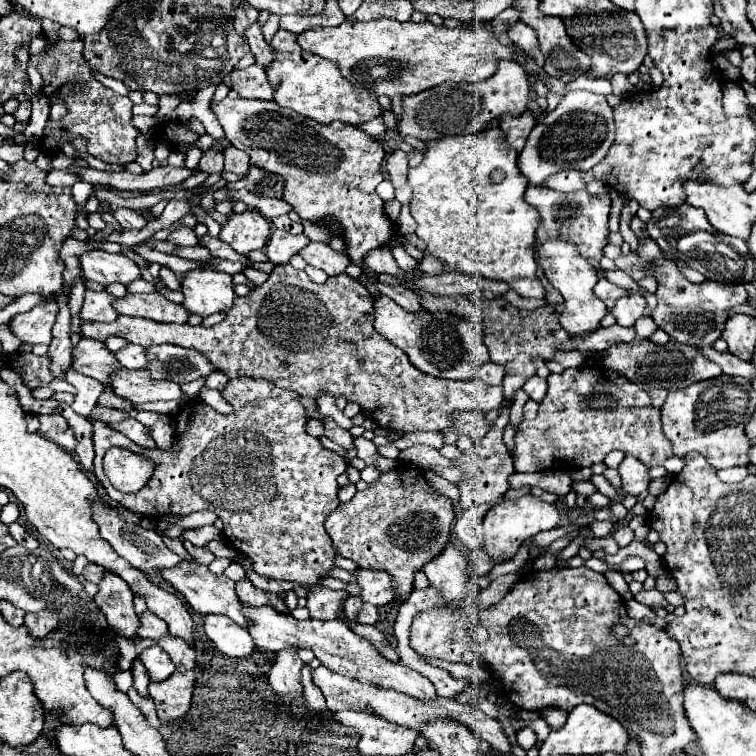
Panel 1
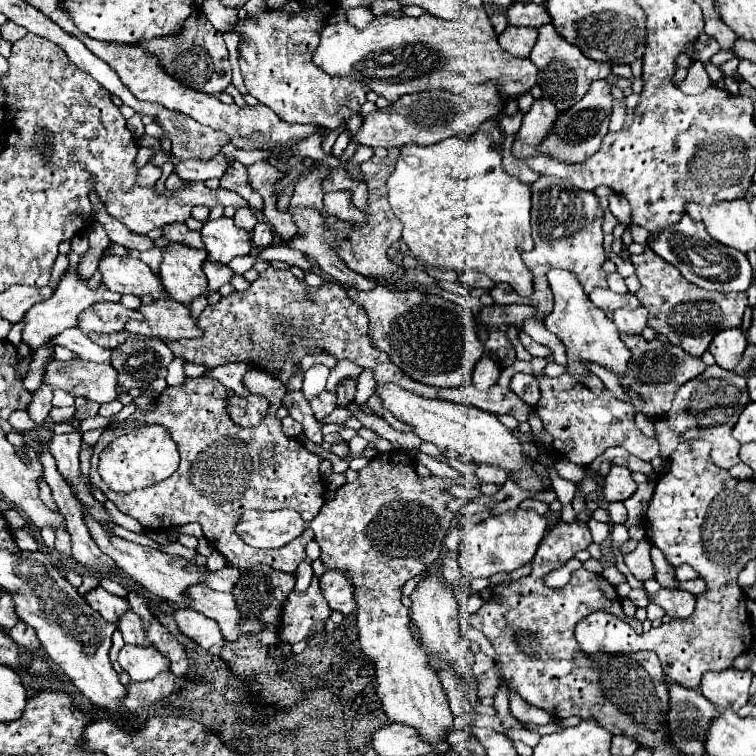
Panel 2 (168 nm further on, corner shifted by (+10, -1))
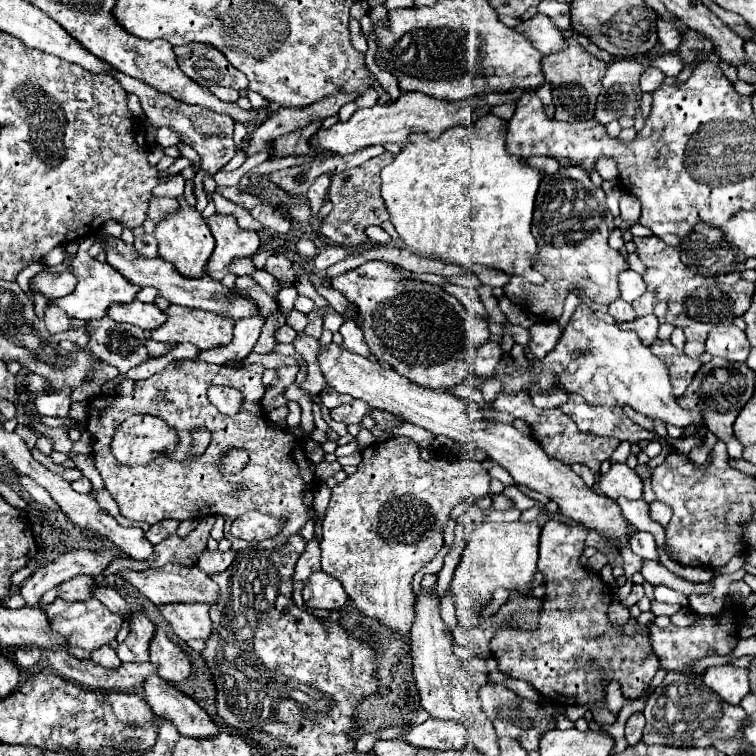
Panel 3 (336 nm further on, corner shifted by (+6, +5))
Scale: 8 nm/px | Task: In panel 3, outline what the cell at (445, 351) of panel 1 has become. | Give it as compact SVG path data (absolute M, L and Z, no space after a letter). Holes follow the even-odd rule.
M366 262L332 280L362 316L362 334L370 352L388 362L400 376L424 388L448 390L462 384L474 370L474 352L490 340L488 324L470 314L442 286L400 276L392 264Z

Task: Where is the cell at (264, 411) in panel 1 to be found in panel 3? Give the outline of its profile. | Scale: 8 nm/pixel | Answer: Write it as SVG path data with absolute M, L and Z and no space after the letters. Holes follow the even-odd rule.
M180 360L180 364L170 362L160 374L154 374L148 380L138 380L136 386L134 386L132 396L96 396L94 400L90 400L90 404L88 404L88 432L94 440L92 456L94 456L94 462L96 462L96 470L100 472L106 490L116 500L122 516L126 516L130 520L142 520L142 522L148 522L148 524L156 524L156 522L166 520L166 518L186 520L186 518L222 516L226 520L224 538L230 540L234 552L240 552L240 550L250 548L250 546L280 550L280 548L284 548L284 544L288 542L290 536L300 532L300 528L310 520L310 506L304 504L304 492L314 488L316 472L314 472L302 444L296 444L296 436L288 430L276 430L266 422L266 416L264 416L264 410L262 410L262 396L266 394L266 386L262 384L262 370L258 370L258 368L260 366L256 366L256 364L246 364L242 368L228 368L228 366L216 366L216 364L198 362L198 360ZM214 384L224 384L224 386L228 384L232 388L238 388L244 394L244 408L238 416L228 418L228 416L220 414L218 408L208 400L208 388L214 386ZM144 412L160 416L176 428L176 432L180 436L178 452L174 454L174 458L160 458L154 464L144 466L144 468L118 466L112 452L110 452L112 434L124 422L126 416L144 414ZM198 428L206 428L212 436L212 442L208 444L206 452L196 458L196 456L190 456L190 440L192 440L192 432L198 430ZM230 450L246 450L250 460L240 472L222 474L220 468L218 468L220 462L222 462L220 456L224 456L224 452L230 452ZM252 508L260 508L262 512L272 512L274 516L284 516L288 520L288 524L284 526L284 532L278 538L266 540L266 542L246 542L246 540L234 538L230 534L230 526L232 526L234 518L238 518L240 512L252 510Z

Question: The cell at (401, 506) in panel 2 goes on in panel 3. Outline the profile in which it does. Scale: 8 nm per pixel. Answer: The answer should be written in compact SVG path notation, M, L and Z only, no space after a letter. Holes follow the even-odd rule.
M398 436L370 444L362 452L358 470L332 490L328 512L322 522L322 570L342 582L346 594L354 600L356 608L364 616L378 620L382 626L402 636L408 660L412 660L410 632L416 618L412 576L440 552L442 532L450 518L450 510L466 498L486 496L490 492L488 486L488 472L480 462L470 460L468 454L462 454L462 458L438 456L426 462L420 458L418 444L414 444L412 438Z

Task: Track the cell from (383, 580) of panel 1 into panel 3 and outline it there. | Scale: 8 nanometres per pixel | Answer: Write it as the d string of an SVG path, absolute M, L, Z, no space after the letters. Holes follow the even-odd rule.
M324 570L312 574L306 580L302 596L310 608L318 610L340 610L348 600L342 584L338 580L332 580L332 576L328 576Z

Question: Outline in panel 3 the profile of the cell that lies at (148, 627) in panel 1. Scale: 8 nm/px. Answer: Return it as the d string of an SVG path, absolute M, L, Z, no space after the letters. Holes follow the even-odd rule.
M76 576L58 588L58 596L66 598L66 600L88 600L94 594L96 586L98 586L96 578Z

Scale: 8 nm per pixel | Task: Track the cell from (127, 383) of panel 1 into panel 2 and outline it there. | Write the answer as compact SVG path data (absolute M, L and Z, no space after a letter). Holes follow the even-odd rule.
M50 358L42 384L48 384L52 390L64 390L68 394L72 394L74 398L82 396L86 400L104 404L104 402L112 402L116 400L116 384L118 384L118 374L116 370L108 364L108 362L84 362L82 358L72 358L72 360L56 360Z

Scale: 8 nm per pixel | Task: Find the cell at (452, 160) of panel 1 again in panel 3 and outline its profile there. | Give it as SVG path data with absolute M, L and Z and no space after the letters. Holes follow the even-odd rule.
M486 114L478 122L452 128L436 140L426 134L412 134L394 162L380 172L382 198L390 212L390 222L412 252L466 268L472 264L484 264L502 270L508 276L522 276L532 284L542 284L544 278L534 272L530 262L532 252L536 252L536 238L530 232L530 224L540 172L526 166L524 160L508 154L506 124L506 120Z

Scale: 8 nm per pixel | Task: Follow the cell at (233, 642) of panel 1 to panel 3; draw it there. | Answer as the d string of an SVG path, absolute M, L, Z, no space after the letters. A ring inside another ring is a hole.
M164 604L160 606L160 612L168 620L176 636L184 642L194 638L208 640L208 636L212 634L208 604Z

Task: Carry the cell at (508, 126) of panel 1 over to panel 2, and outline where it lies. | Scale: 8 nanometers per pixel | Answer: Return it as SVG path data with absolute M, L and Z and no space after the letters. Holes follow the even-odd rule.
M506 136L506 142L504 142L504 170L510 176L516 176L516 178L520 178L526 184L536 182L536 178L540 178L540 174L536 174L524 162L520 162L520 160L516 160L512 156L512 140L514 140L514 136Z

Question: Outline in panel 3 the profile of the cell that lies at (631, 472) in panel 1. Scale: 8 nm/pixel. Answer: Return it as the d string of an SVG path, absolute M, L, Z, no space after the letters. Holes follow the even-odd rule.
M612 464L610 470L600 476L600 490L612 500L618 496L638 500L642 496L642 480L632 468L628 468L628 464Z

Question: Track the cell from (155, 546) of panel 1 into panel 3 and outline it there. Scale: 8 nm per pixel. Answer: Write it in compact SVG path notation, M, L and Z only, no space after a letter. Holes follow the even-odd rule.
M68 388L56 392L56 394L44 394L38 396L34 400L34 408L38 414L42 414L42 410L46 410L46 416L56 416L56 418L68 418L68 410L70 410L70 392Z

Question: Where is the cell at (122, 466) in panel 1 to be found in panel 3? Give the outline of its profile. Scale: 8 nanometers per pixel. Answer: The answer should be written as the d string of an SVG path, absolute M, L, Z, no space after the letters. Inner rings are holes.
M136 414L124 420L112 438L112 454L122 466L148 466L152 464L160 454L172 454L178 446L178 434L176 430L162 418L150 416L150 414Z

